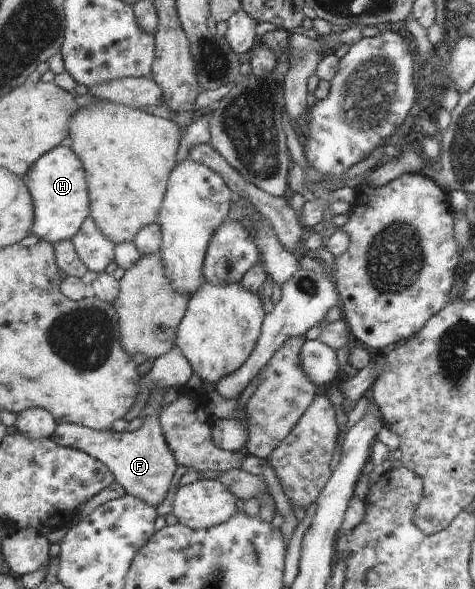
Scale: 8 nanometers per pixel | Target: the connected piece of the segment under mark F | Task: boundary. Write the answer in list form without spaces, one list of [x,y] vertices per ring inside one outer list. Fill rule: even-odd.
[[[154,392],[152,402],[142,411],[143,425],[134,432],[103,431],[79,424],[61,423],[57,425],[56,432],[50,438],[59,445],[86,451],[105,462],[127,494],[145,500],[157,508],[163,505],[173,487],[178,465],[160,424],[159,409],[164,407],[161,405],[161,397],[163,392]]]

